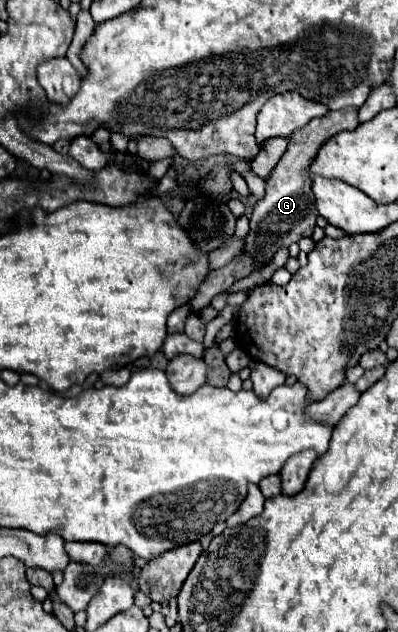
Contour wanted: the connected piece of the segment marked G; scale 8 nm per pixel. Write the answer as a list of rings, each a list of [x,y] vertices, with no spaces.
[[[343,108],[327,112],[325,116],[311,120],[305,128],[293,132],[285,156],[279,160],[277,168],[273,168],[273,172],[267,178],[265,198],[259,200],[253,210],[245,252],[255,254],[257,260],[261,262],[263,258],[273,258],[281,246],[289,246],[293,242],[299,242],[301,238],[311,238],[317,220],[317,210],[315,210],[315,196],[311,192],[311,180],[307,174],[309,168],[307,164],[315,158],[323,142],[327,142],[337,132],[355,130],[357,126],[359,126],[357,108]]]

